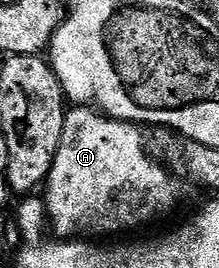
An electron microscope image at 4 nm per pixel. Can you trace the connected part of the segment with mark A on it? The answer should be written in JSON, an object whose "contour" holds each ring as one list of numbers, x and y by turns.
{"contour":[[91,107,72,110,67,113,59,150,45,182,47,219,56,238,115,239,118,233,131,233,178,207,184,182,152,156,138,124,119,121]]}

